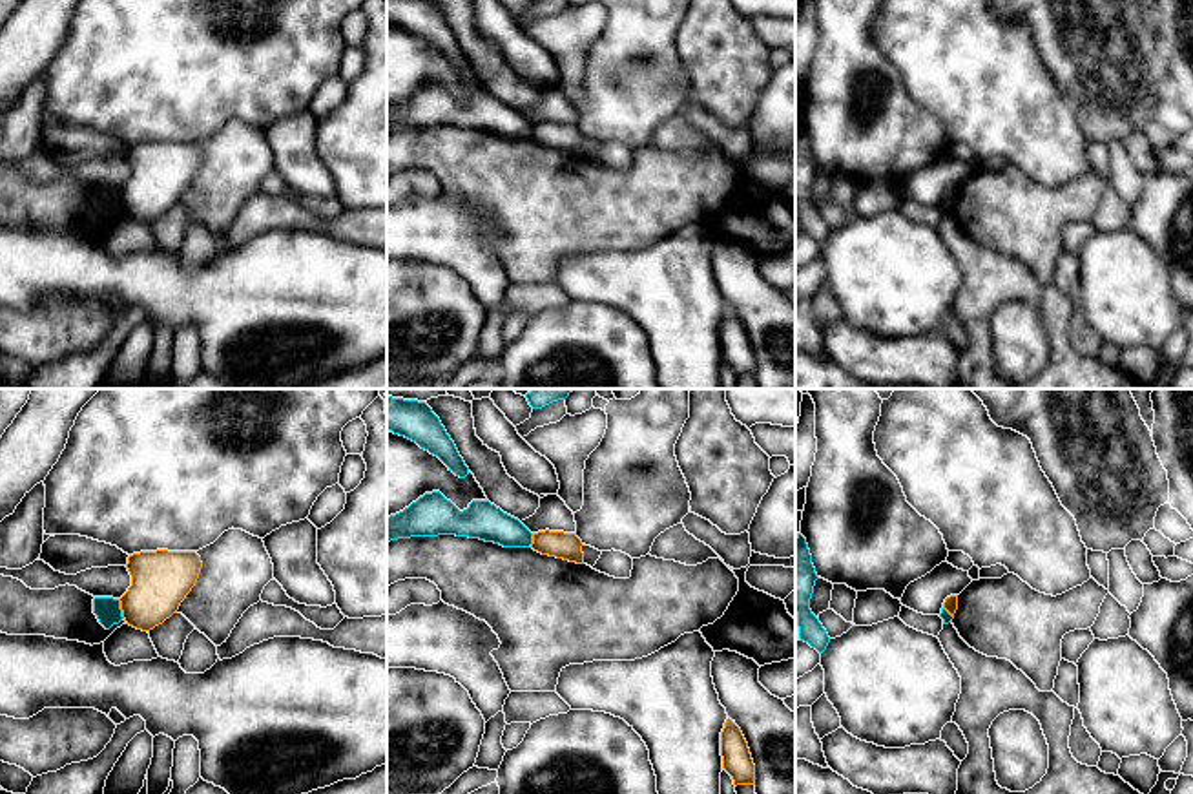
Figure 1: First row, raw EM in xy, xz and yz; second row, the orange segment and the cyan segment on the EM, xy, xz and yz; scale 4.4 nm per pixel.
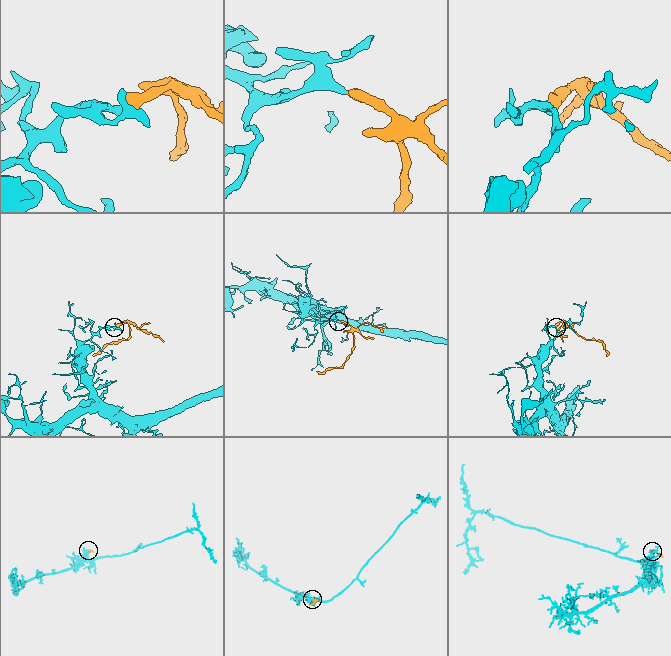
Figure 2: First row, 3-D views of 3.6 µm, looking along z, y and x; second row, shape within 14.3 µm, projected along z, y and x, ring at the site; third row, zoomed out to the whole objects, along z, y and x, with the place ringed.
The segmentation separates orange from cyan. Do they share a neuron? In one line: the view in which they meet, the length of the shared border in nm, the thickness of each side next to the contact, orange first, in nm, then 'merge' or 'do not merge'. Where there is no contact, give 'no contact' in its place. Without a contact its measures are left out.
contact in xy; length 90 nm; calibres 260 and 120 nm; do not merge

